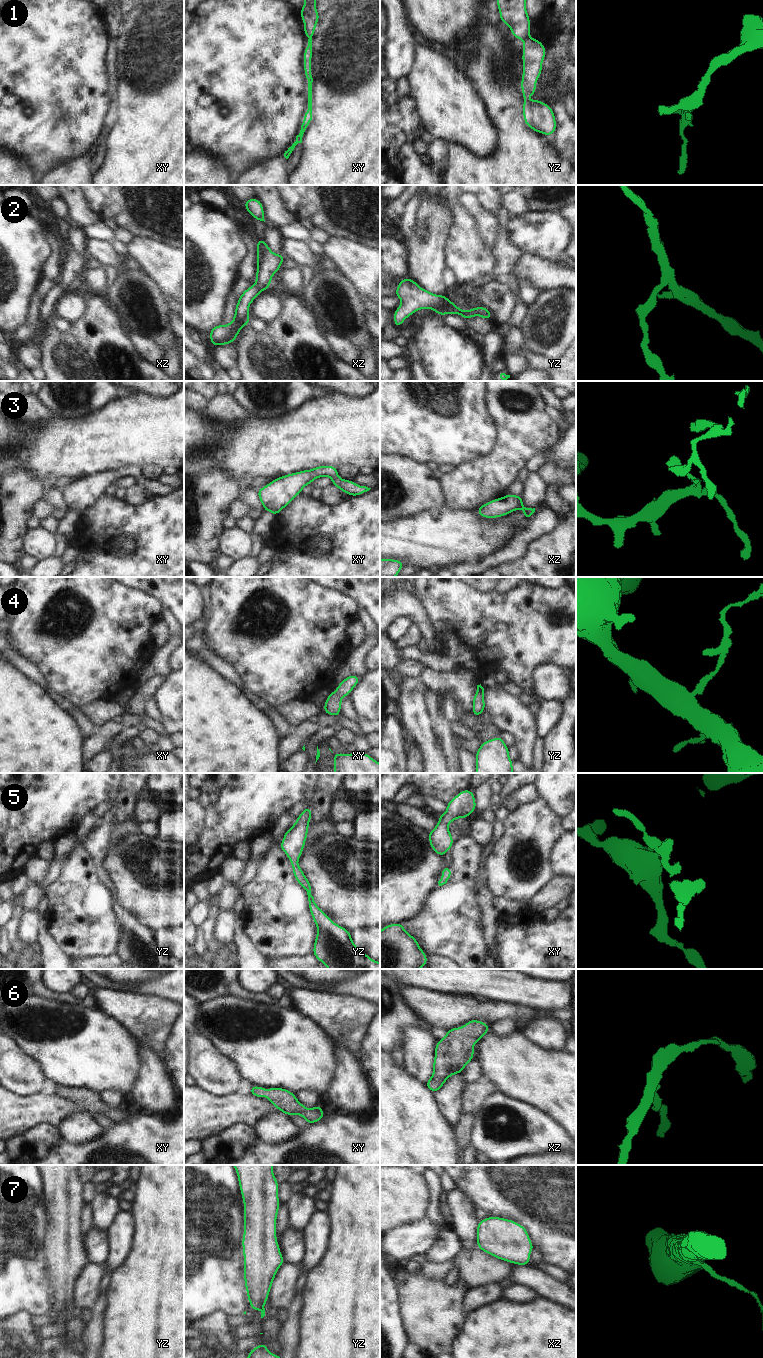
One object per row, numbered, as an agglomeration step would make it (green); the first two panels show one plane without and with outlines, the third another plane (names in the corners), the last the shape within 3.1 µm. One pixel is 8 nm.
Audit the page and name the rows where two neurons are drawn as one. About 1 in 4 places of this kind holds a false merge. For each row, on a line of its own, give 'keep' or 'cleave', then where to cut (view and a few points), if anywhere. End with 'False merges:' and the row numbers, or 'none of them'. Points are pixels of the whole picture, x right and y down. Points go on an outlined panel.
1: cleave | yz (528, 35), (523, 39)
2: keep | no cut
3: keep | no cut
4: keep | no cut
5: keep | no cut
6: keep | no cut
7: keep | no cut
False merges: 1

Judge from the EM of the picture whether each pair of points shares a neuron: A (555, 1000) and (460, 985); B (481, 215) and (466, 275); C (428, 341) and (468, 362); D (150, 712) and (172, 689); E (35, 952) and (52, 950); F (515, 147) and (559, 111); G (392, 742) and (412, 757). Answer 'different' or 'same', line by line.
A: same
B: different
C: same
D: different
E: different
F: different
G: different

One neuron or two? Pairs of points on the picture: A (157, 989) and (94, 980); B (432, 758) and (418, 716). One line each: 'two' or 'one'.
A: one
B: one

